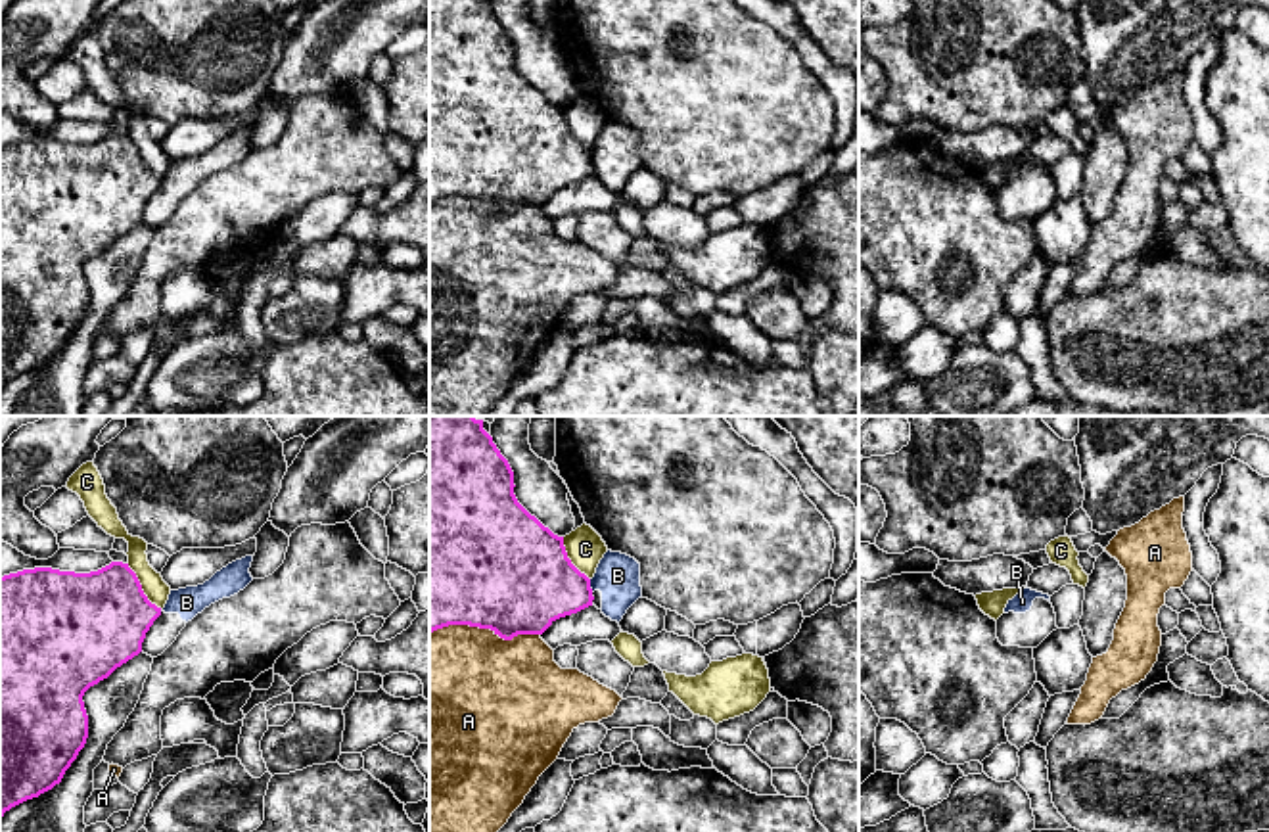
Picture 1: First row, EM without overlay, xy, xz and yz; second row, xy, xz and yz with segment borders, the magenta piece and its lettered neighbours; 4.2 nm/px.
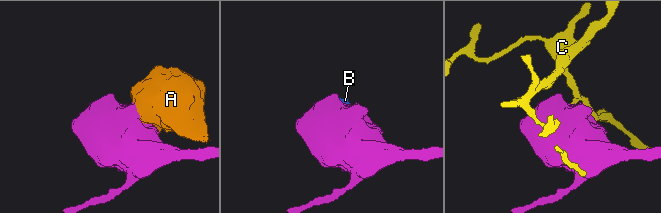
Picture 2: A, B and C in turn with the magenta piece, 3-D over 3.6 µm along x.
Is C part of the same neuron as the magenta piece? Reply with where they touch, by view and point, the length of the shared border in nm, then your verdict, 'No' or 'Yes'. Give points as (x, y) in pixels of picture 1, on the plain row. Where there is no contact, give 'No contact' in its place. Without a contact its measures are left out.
Touches magenta at xy (140, 158). Shared border 240 nm. No

